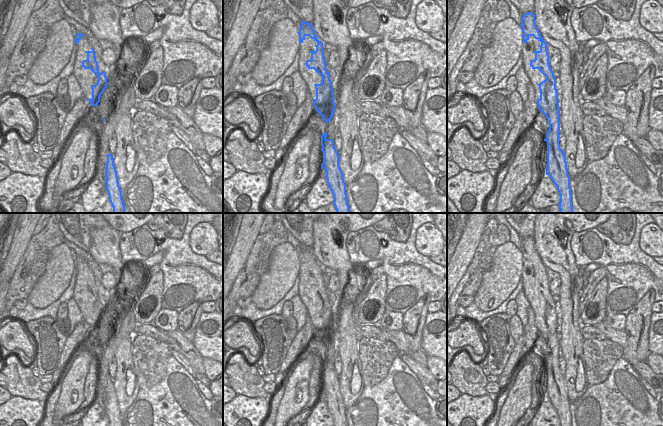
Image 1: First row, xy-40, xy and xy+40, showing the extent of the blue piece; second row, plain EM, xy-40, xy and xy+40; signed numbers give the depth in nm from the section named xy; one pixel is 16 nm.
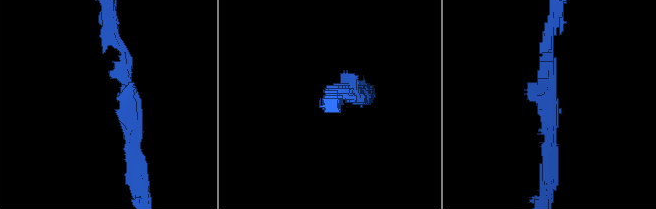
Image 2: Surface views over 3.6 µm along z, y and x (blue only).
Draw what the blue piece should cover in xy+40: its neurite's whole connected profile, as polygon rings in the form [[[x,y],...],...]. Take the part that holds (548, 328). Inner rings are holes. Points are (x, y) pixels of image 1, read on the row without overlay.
[[[534,237],[523,238],[520,251],[523,256],[523,267],[527,267],[530,260],[541,266],[540,274],[533,275],[535,283],[530,285],[530,291],[538,293],[546,301],[544,305],[538,308],[540,322],[536,326],[539,334],[546,340],[549,347],[549,353],[544,363],[547,366],[546,399],[549,399],[555,408],[560,419],[560,426],[572,426],[566,381],[559,368],[561,354],[558,315],[556,313],[556,302],[549,288],[550,280],[547,275],[547,267],[543,264],[536,250]]]

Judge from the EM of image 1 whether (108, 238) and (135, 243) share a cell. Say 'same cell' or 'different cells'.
different cells

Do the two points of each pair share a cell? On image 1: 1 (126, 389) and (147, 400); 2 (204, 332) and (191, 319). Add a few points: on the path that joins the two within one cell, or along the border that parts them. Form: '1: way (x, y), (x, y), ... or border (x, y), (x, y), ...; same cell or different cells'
1: border (139, 389), (136, 398), (123, 414); different cells
2: border (203, 312), (196, 326), (192, 342); different cells

